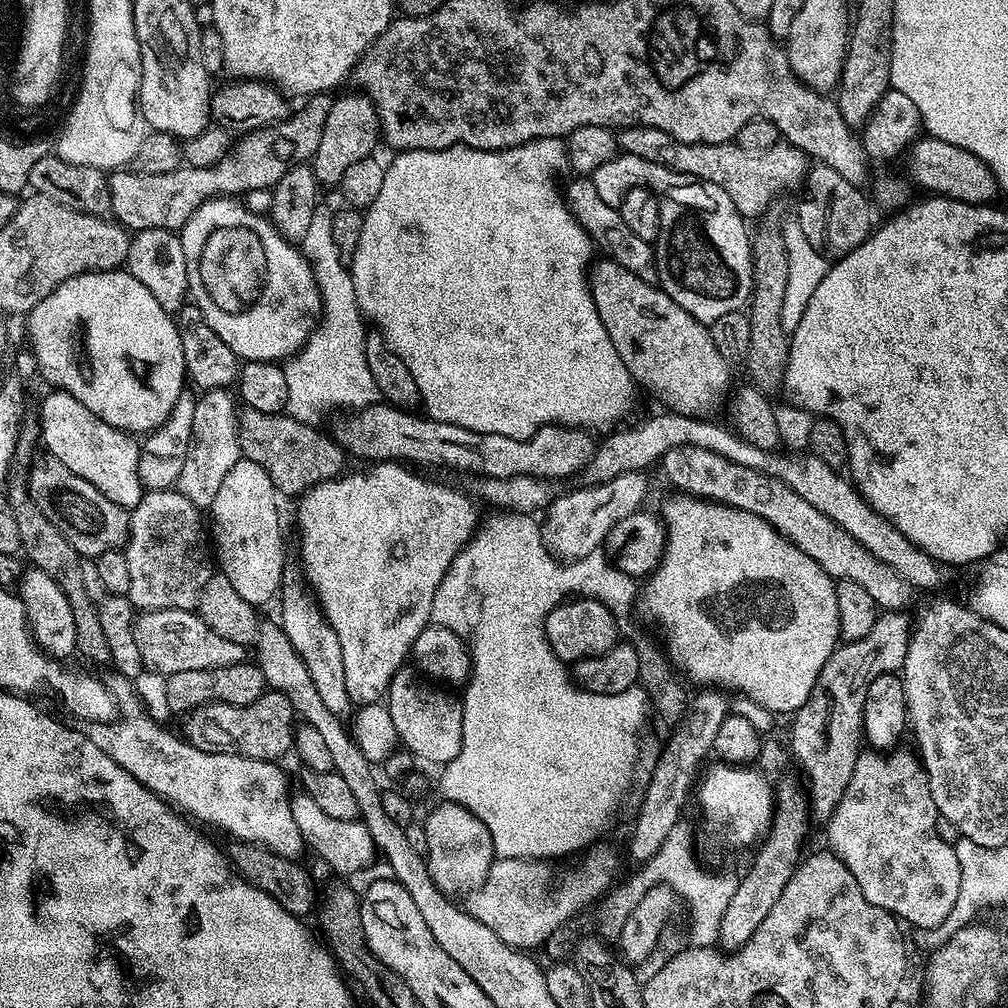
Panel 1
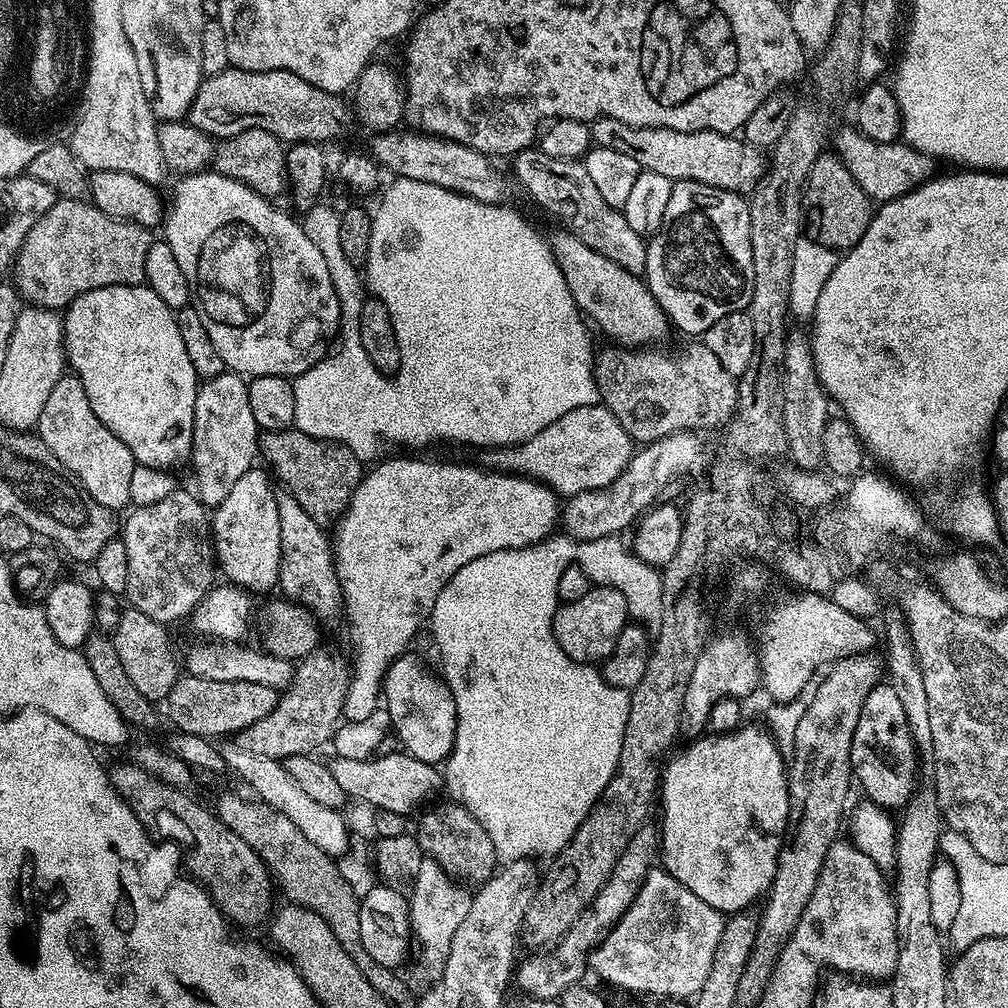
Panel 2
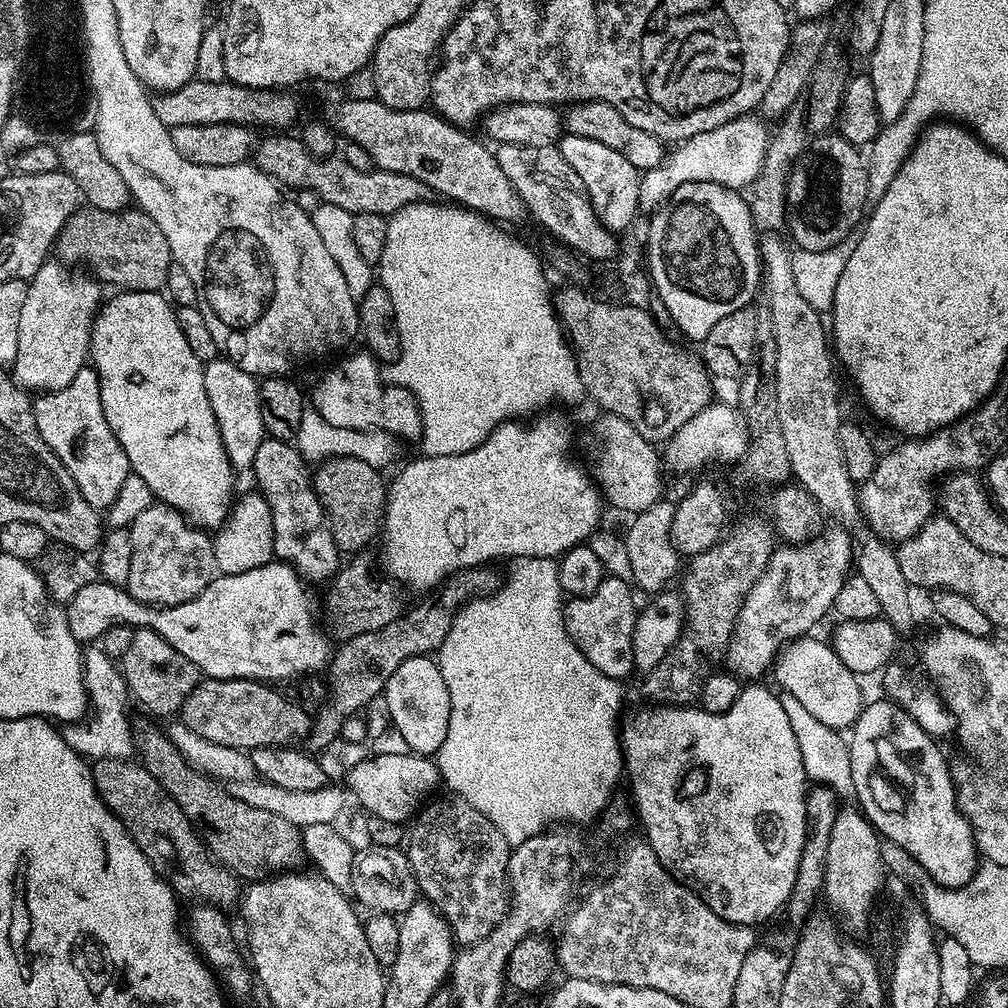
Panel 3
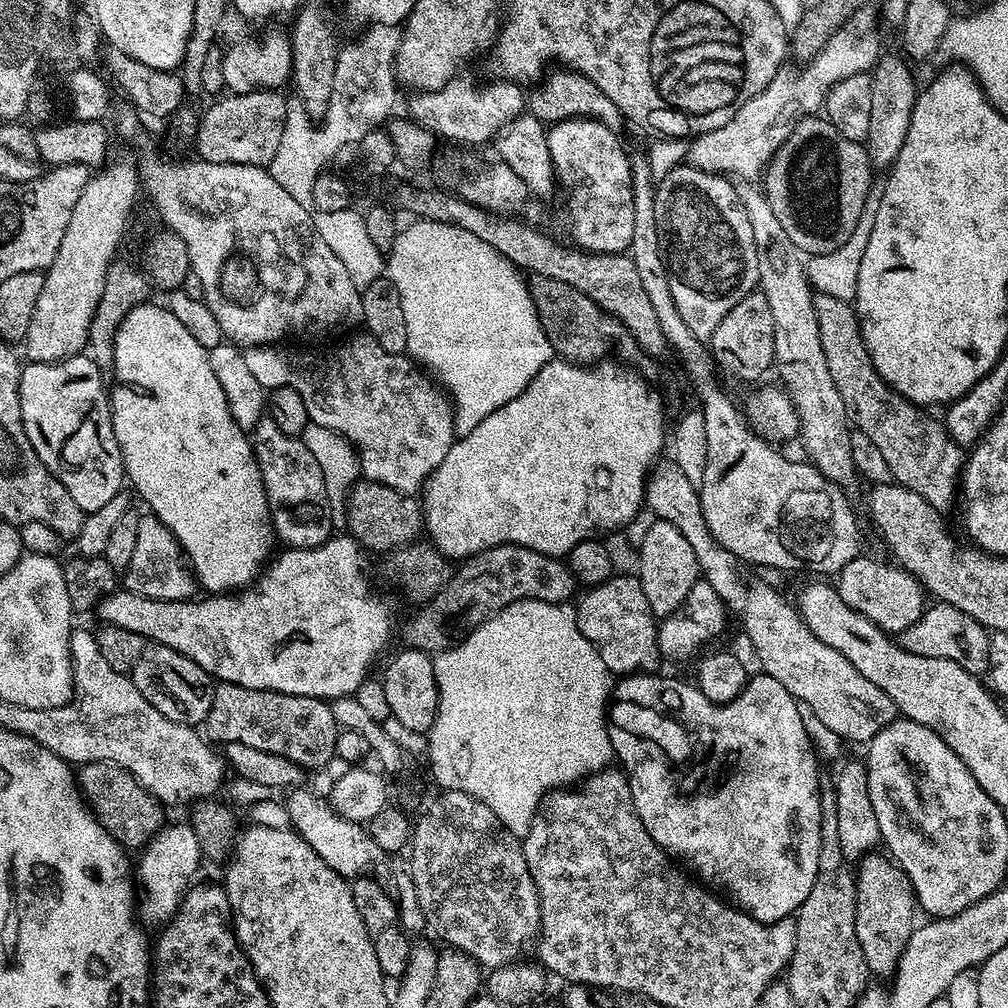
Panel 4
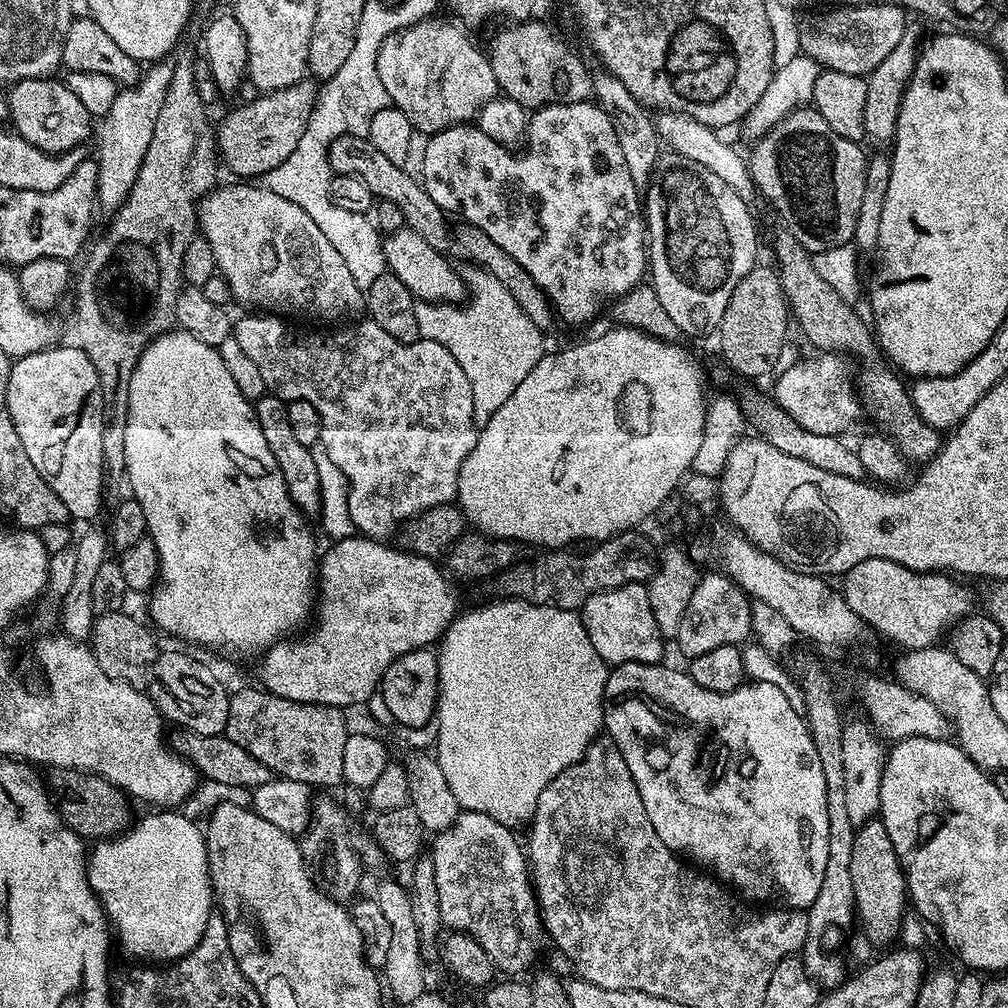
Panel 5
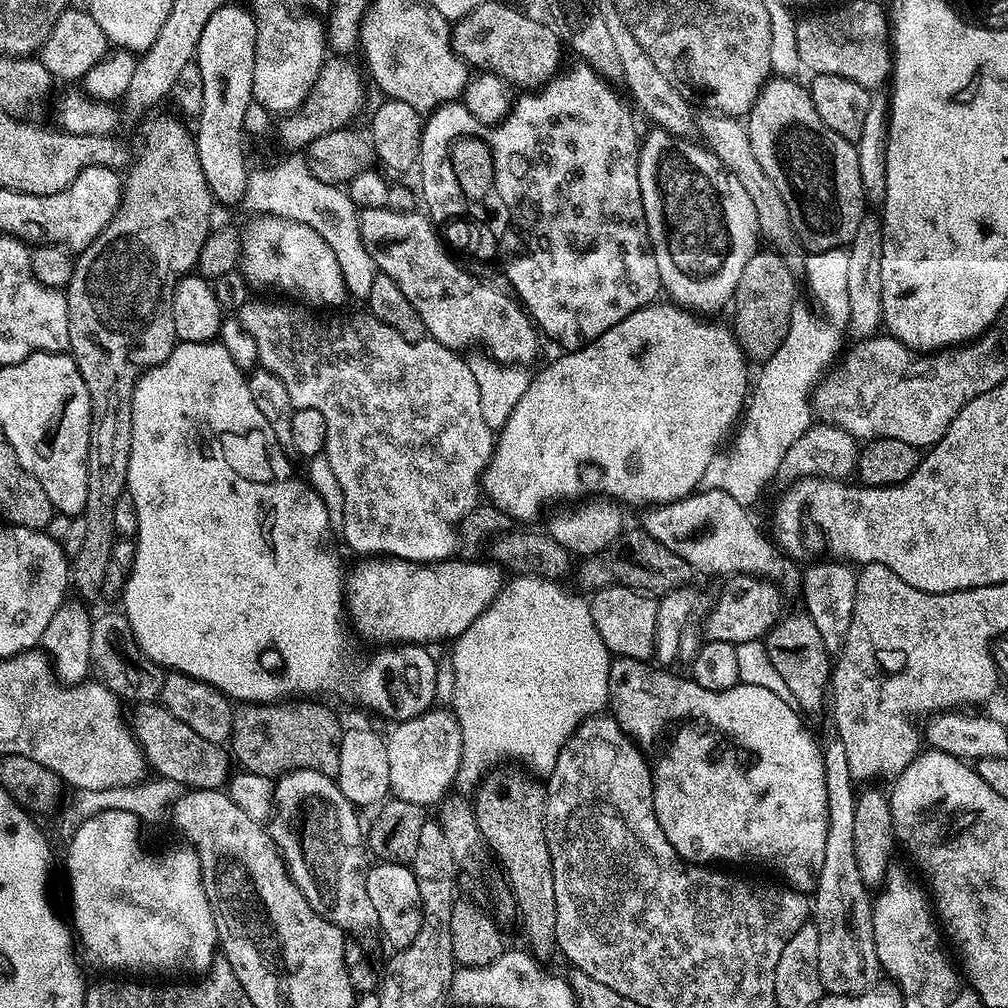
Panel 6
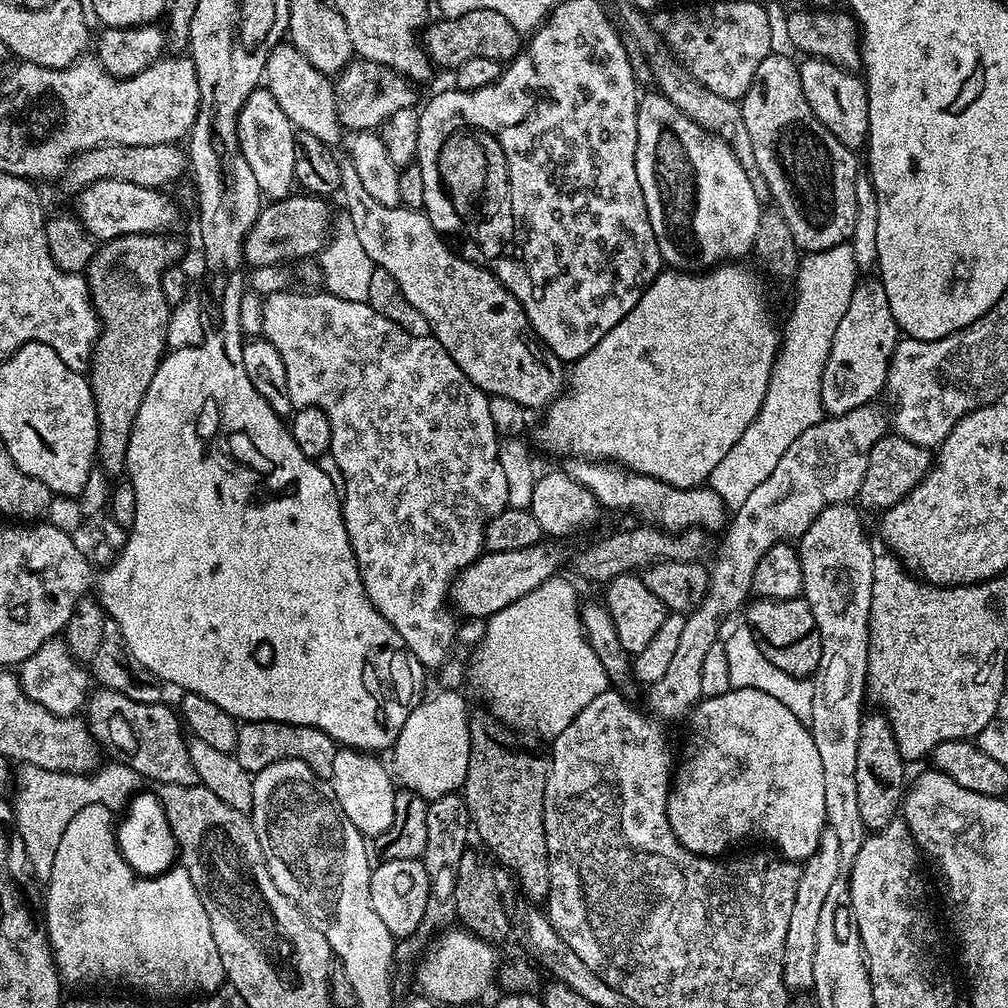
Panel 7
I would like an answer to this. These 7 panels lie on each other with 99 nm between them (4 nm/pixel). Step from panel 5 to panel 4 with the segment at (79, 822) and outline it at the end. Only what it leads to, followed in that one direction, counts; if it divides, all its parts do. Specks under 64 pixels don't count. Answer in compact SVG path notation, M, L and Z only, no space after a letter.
M90 762L79 765L76 782L84 803L92 809L96 820L125 849L143 849L152 841L153 836L165 827L165 805L154 799L126 769L110 762Z

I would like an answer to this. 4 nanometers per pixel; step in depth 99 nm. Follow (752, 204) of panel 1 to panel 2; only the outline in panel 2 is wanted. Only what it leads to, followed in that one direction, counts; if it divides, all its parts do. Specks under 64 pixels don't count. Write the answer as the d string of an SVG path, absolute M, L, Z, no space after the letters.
M601 116L590 124L591 141L599 148L614 149L627 154L638 163L641 171L656 173L670 181L694 180L728 191L750 190L766 171L766 160L759 149L732 134L716 131L676 131L668 127L632 127L609 116Z

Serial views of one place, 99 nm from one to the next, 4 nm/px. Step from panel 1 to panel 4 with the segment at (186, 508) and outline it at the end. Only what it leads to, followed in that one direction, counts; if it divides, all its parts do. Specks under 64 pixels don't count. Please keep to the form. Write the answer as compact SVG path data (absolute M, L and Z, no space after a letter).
M144 514L140 517L136 547L130 566L123 571L122 586L127 592L157 598L158 601L189 600L197 593L196 579L186 563L180 544L156 516Z

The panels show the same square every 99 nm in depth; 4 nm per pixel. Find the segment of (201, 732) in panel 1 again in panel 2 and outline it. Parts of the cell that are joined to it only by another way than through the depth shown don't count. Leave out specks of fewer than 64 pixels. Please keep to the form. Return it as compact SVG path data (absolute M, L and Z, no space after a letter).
M321 646L298 661L292 684L279 693L274 710L270 710L266 718L258 718L258 722L235 733L234 743L242 750L250 750L250 754L262 754L262 758L283 762L294 754L319 753L319 748L331 741L342 723L344 699L350 696L350 660L347 655L327 652L326 648Z

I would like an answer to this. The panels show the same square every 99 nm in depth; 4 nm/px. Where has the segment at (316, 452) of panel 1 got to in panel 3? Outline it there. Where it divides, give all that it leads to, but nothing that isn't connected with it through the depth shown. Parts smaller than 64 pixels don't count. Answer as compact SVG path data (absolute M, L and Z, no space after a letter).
M333 456L325 459L317 468L320 469L315 469L312 484L316 487L339 551L344 554L365 551L369 547L367 544L372 539L373 543L381 535L384 523L388 484L380 477L383 476L381 469L353 456Z

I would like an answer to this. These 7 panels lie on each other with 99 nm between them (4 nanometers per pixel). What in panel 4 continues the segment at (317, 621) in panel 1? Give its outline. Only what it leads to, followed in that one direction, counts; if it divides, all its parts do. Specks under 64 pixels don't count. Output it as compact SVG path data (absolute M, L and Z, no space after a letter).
M263 415L256 427L251 429L250 439L252 450L256 454L256 461L262 470L262 482L266 486L266 498L272 511L273 528L281 543L291 548L318 548L325 543L332 535L332 516L334 510L330 506L330 498L326 494L326 482L322 478L322 466L310 450L306 450L303 439L285 434L274 422L270 415Z

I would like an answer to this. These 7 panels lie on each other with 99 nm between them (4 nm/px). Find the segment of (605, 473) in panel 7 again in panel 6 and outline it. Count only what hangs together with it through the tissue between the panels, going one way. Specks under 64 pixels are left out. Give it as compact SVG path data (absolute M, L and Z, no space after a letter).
M696 490L690 496L683 496L681 500L655 505L645 512L648 513L644 516L643 531L666 546L667 550L684 558L697 573L709 572L712 576L719 572L726 574L725 576L758 576L785 589L792 588L795 584L797 587L801 583L802 572L797 561L785 556L767 535L764 537L752 521L752 516L748 513L751 511L745 505L734 502L734 498L730 498L730 494L722 490Z

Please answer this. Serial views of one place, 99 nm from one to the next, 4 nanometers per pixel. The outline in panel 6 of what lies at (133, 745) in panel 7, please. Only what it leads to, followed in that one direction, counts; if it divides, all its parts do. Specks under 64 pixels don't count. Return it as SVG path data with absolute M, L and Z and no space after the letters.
M140 702L135 705L136 713L131 713L130 727L144 751L147 767L152 768L157 777L173 780L188 790L201 788L223 789L230 779L230 752L224 744L206 742L206 738L194 734L186 722L178 722L170 710L156 702Z

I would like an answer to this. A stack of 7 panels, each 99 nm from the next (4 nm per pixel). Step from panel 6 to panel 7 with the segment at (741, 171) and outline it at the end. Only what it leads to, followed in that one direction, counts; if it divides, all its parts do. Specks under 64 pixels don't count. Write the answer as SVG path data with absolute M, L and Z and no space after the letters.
M625 6L620 12L619 23L624 23L623 31L632 35L632 40L637 44L639 55L648 61L648 69L651 77L655 80L655 87L661 96L666 97L686 118L698 122L700 126L708 129L709 132L716 133L717 136L723 136L728 141L728 145L734 150L738 162L746 170L750 178L750 186L754 186L754 194L761 202L769 199L770 193L762 174L756 169L754 162L754 146L750 146L750 134L746 134L746 122L742 118L742 110L737 101L730 98L722 98L722 94L714 94L714 90L706 90L702 82L693 78L692 73L673 56L672 51L668 49L668 43L654 30L651 19L641 9L631 6Z

